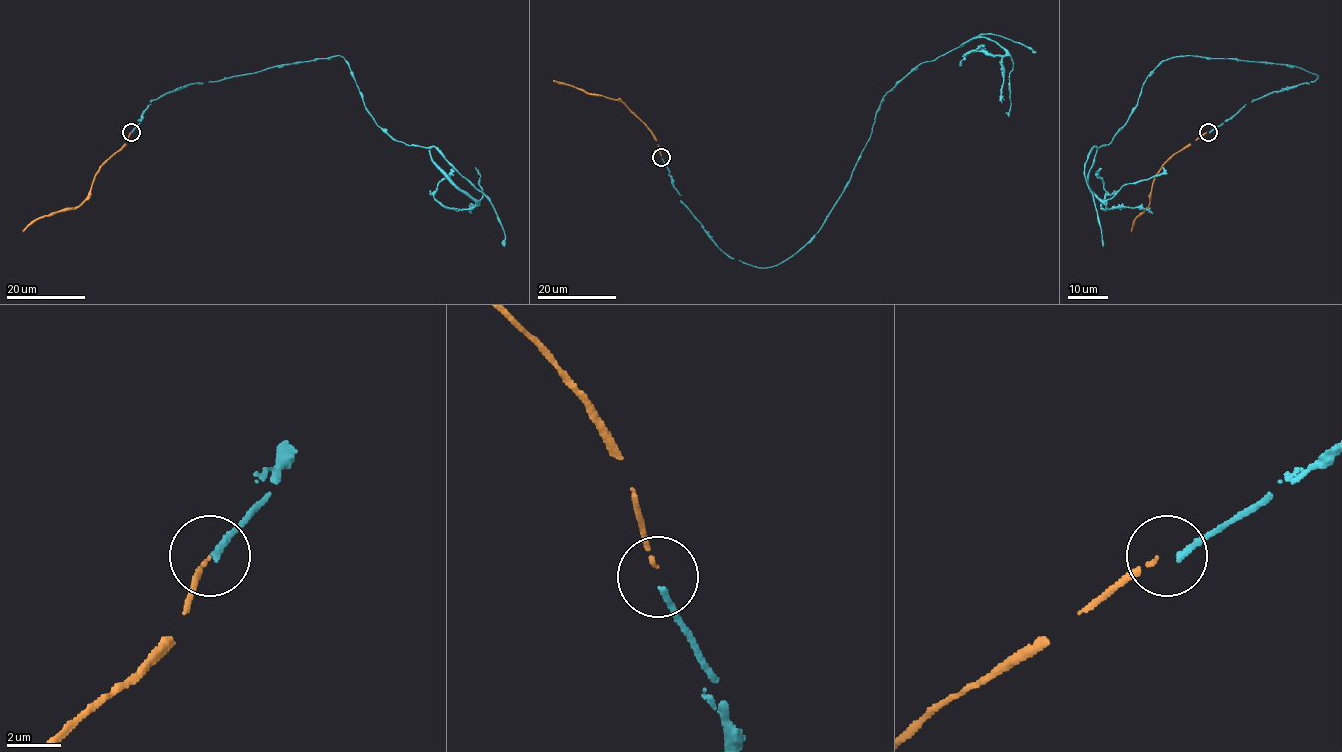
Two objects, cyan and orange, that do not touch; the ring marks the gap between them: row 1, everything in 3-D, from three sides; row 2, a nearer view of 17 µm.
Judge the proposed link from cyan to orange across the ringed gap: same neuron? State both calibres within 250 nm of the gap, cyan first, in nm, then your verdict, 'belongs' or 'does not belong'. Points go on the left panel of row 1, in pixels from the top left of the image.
calibres 240 and 120 nm; does not belong

